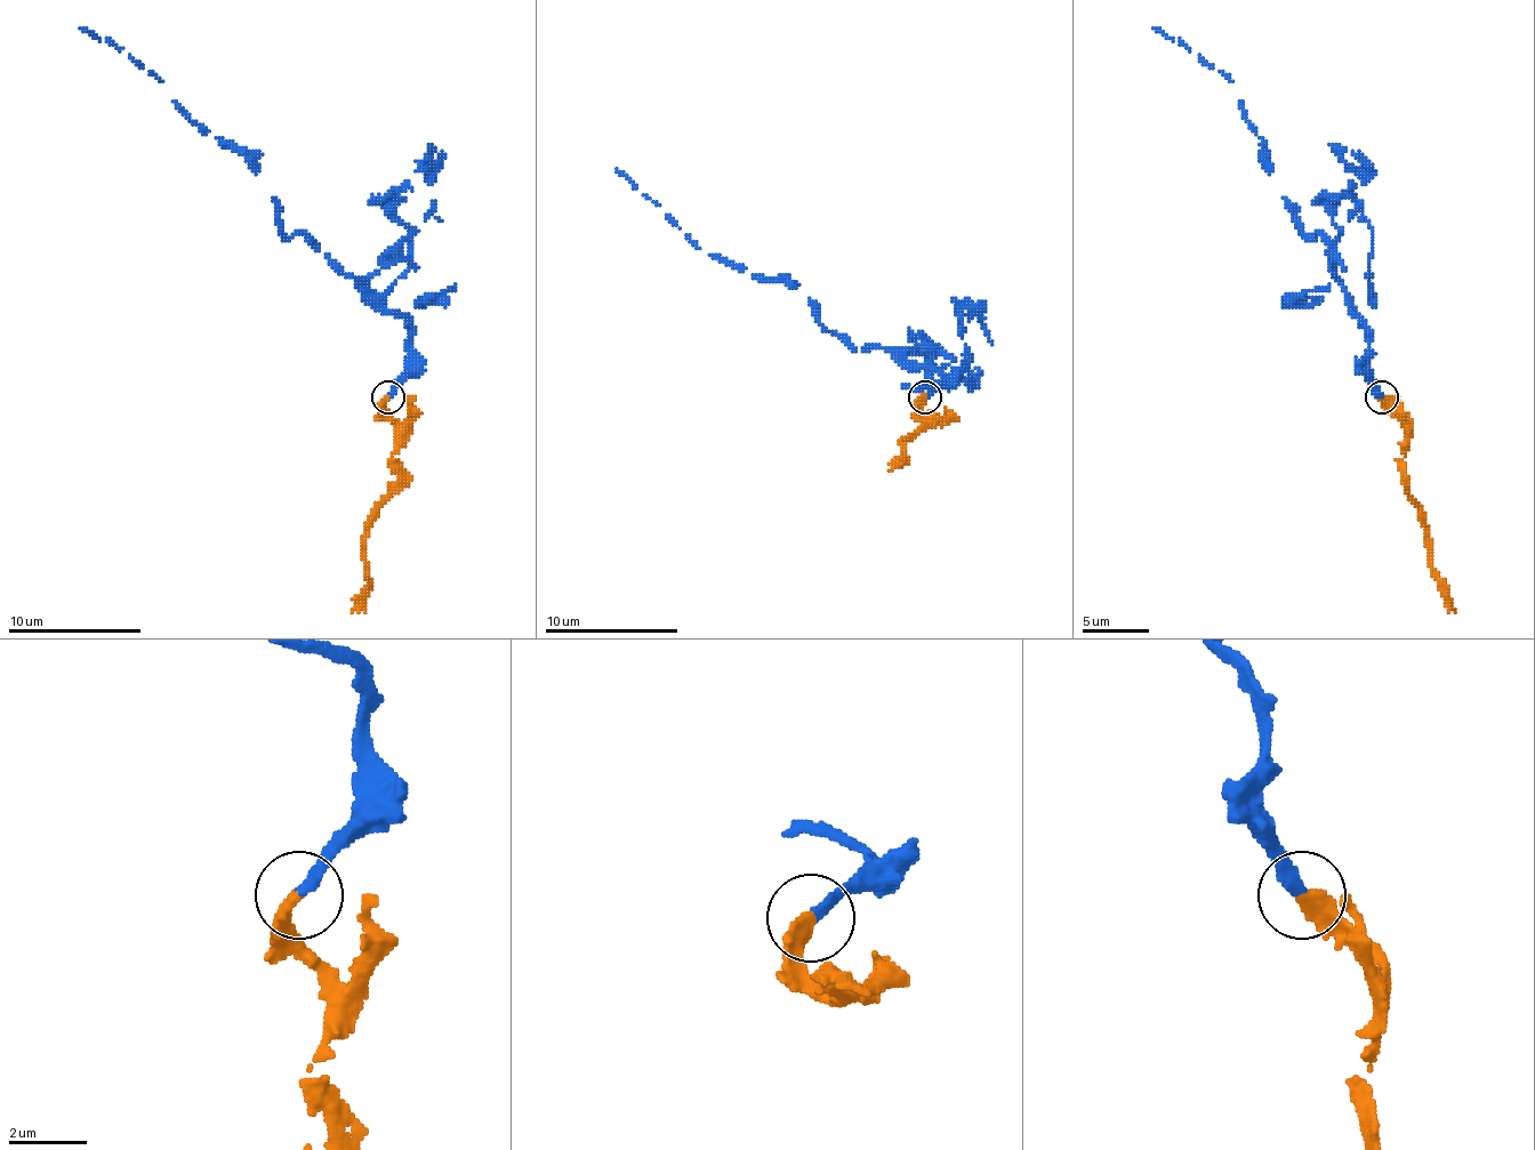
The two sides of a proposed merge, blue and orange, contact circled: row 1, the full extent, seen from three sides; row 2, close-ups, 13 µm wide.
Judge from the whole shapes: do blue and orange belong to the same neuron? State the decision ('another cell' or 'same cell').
same cell

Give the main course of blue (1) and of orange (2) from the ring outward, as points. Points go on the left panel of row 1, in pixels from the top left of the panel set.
1: (388, 396), (408, 367), (408, 323), (302, 234), (286, 238), (259, 170), (113, 41), (79, 27)
2: (388, 396), (385, 410), (395, 426), (392, 457), (399, 490), (378, 509), (369, 530), (369, 586), (352, 612)

